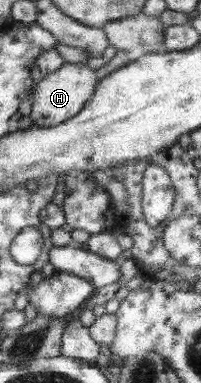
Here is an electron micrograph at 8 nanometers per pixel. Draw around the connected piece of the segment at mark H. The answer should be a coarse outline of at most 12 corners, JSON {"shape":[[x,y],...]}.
{"shape":[[65,63],[35,86],[32,124],[51,128],[96,95],[96,70]]}

